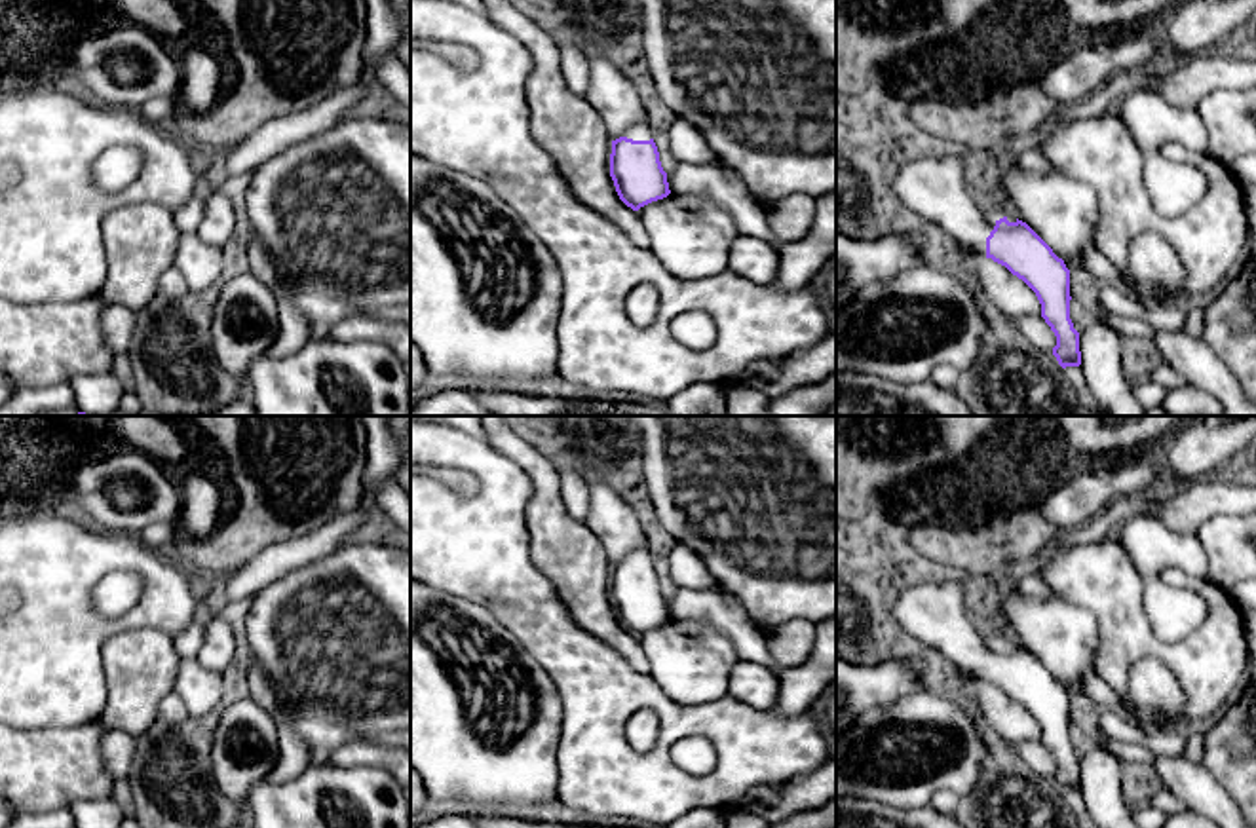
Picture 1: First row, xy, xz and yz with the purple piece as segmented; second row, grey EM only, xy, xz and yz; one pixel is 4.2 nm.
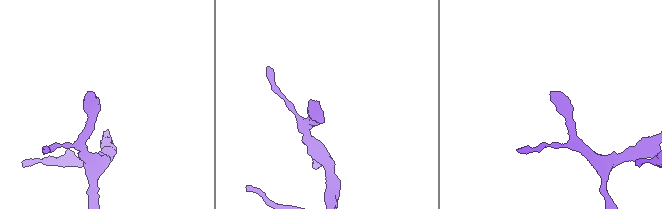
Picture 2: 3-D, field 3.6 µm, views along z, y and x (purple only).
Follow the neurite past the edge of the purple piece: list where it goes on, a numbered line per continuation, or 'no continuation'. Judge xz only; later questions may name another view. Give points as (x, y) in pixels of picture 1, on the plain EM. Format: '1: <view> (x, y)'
1: xz (639, 557)

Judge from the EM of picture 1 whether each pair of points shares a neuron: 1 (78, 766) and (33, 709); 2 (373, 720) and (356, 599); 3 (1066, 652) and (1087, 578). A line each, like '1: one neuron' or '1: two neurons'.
1: two neurons
2: one neuron
3: two neurons

